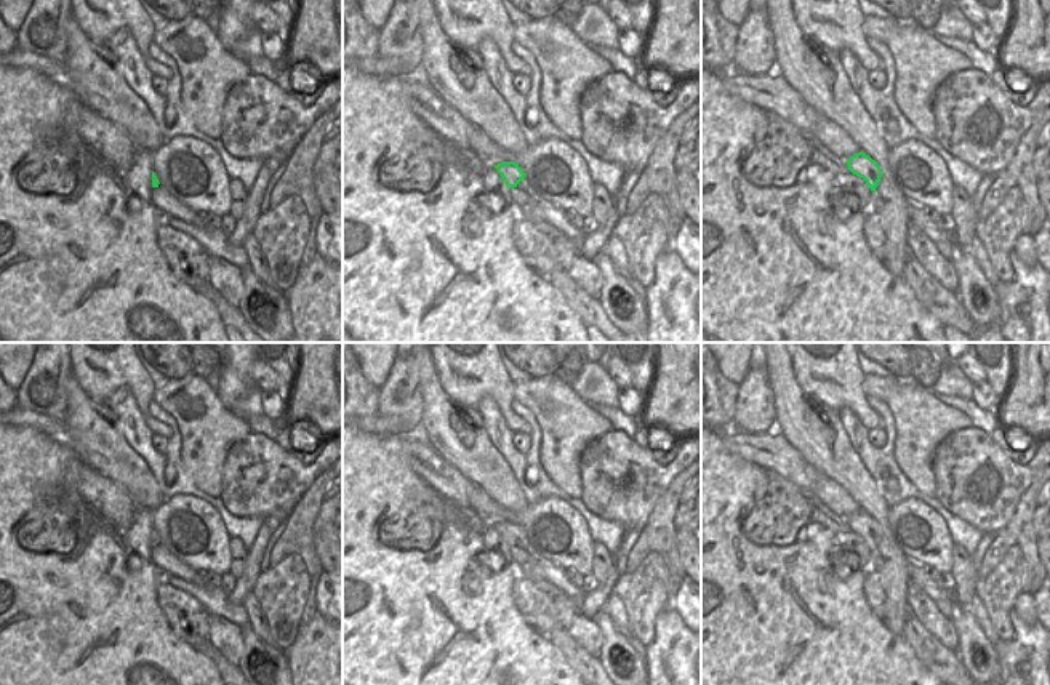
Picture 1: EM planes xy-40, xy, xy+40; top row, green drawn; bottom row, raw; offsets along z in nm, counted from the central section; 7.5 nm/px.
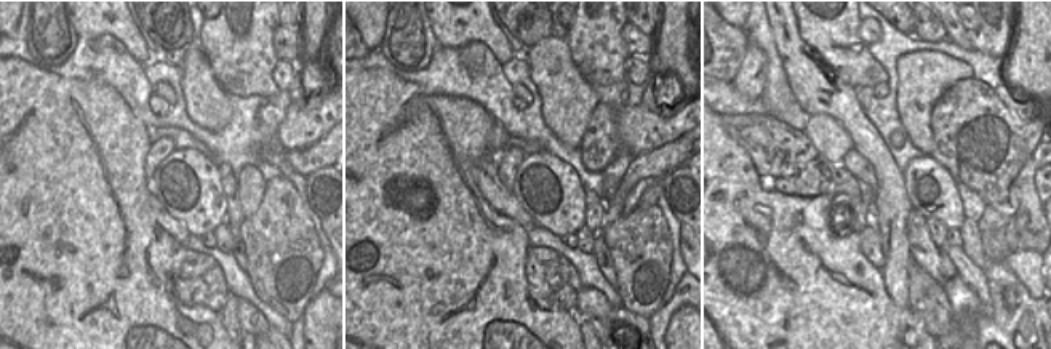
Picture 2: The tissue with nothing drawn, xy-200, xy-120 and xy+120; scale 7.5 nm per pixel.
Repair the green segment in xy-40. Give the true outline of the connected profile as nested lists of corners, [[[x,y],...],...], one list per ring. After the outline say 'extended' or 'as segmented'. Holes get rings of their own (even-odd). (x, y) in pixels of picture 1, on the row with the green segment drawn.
[[[152,171],[152,203],[163,214],[163,218],[179,218],[189,224],[206,227],[205,221],[198,213],[194,213],[178,198],[166,192],[166,189],[158,182],[155,173]]]; extended

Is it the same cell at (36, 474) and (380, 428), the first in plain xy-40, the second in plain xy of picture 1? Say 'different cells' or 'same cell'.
different cells

